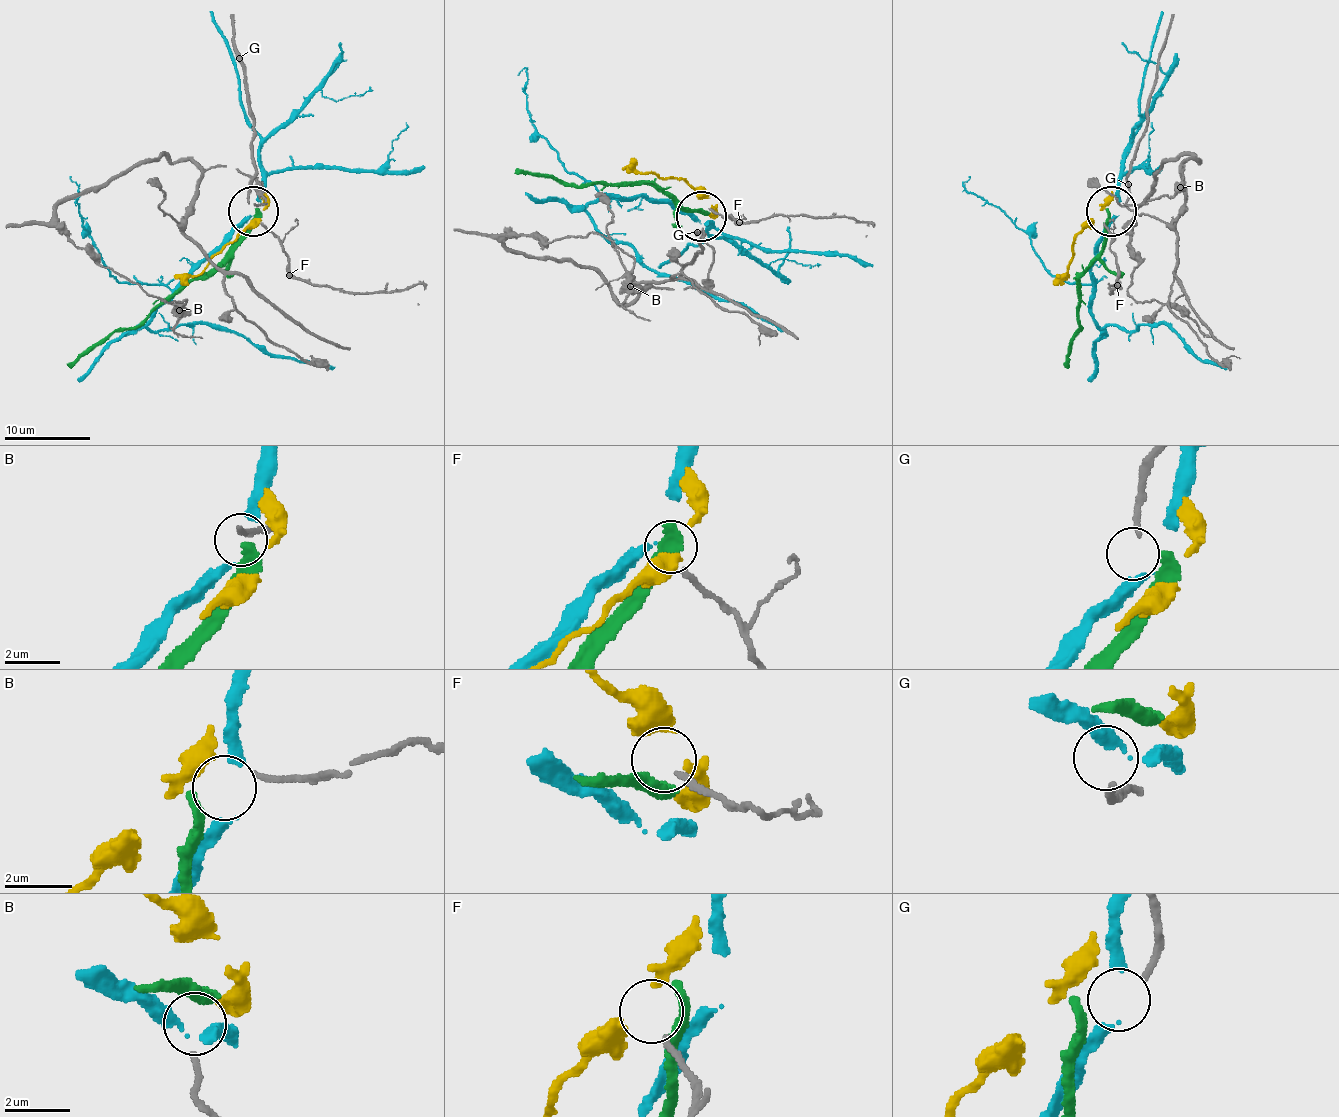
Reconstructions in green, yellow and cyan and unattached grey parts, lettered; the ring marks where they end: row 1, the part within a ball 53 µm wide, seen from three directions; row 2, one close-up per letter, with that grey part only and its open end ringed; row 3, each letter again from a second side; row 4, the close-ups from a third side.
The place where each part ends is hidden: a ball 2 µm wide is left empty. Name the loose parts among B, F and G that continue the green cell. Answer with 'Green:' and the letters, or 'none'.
Green: none

